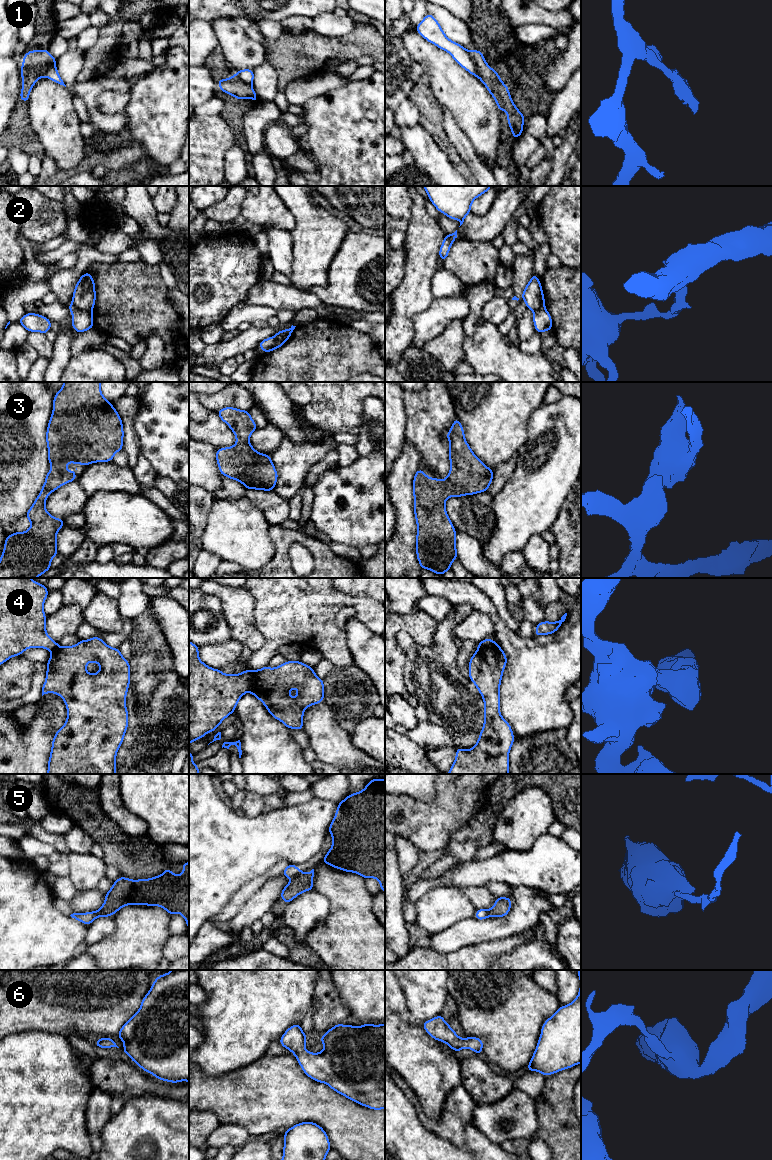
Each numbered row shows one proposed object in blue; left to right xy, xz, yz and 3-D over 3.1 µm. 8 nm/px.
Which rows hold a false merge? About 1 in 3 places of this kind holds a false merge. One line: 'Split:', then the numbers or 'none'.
Split: 1, 2, 4, 5

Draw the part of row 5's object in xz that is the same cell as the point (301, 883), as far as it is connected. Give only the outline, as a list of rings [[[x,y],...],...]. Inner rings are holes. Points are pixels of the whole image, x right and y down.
[[[314,869],[310,872],[302,873],[291,879],[291,881],[283,888],[279,898],[285,900],[285,904],[290,903],[301,893],[313,890]]]

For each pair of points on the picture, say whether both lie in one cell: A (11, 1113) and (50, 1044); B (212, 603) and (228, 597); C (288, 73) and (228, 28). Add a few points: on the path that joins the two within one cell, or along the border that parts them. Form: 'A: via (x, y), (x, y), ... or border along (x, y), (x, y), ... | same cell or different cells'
A: via (25, 1096), (29, 1091), (31, 1081), (47, 1061) | same cell
B: border along (200, 588), (219, 598), (227, 622) | different cells
C: border along (265, 49), (266, 60) | different cells

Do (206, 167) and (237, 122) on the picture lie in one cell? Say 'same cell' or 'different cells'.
different cells

